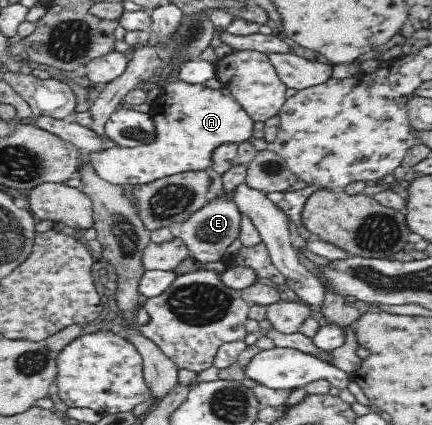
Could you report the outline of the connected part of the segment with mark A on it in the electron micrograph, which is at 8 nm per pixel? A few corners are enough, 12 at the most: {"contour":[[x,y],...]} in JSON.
{"contour":[[171,82],[145,146],[90,152],[113,185],[211,171],[254,121],[230,95]]}

